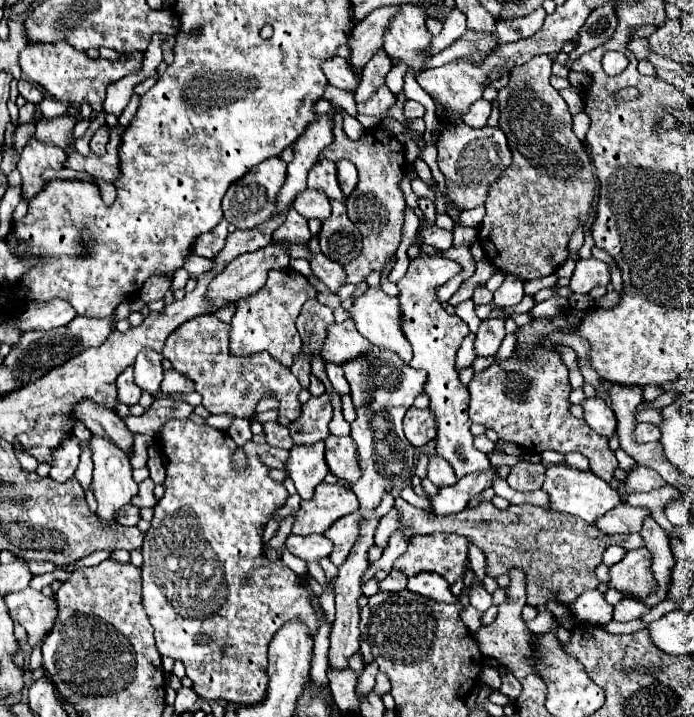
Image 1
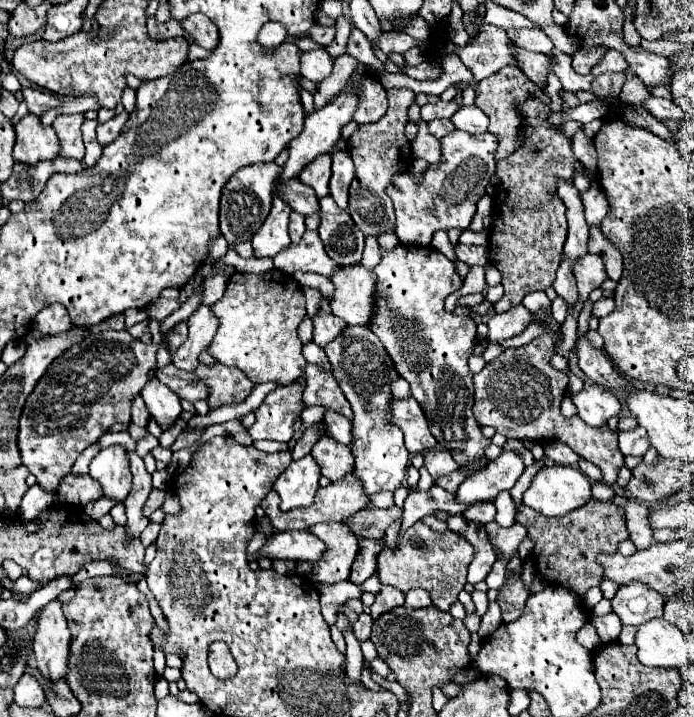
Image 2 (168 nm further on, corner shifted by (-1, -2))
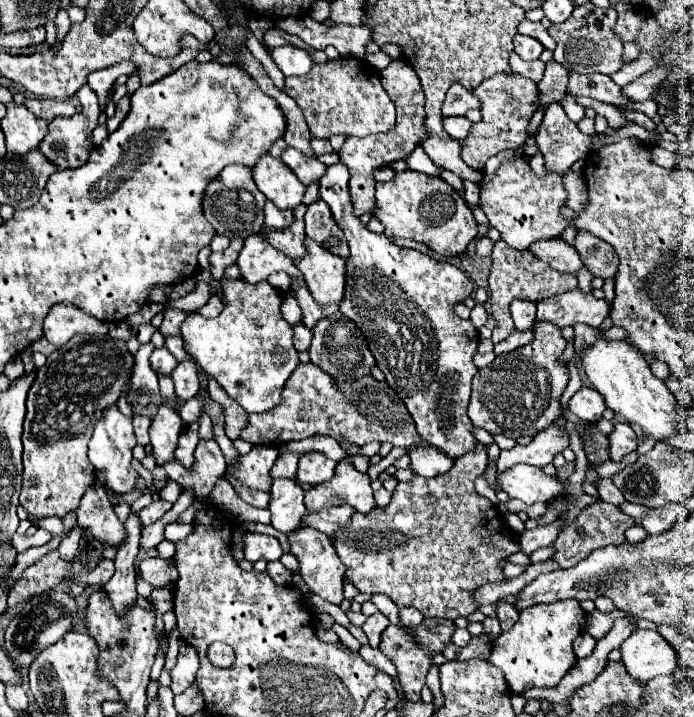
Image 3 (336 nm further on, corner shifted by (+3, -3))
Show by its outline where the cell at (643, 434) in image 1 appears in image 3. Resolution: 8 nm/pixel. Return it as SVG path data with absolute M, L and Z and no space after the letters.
M615 423L611 435L609 435L609 459L621 461L627 453L637 449L637 435L633 433L629 423Z

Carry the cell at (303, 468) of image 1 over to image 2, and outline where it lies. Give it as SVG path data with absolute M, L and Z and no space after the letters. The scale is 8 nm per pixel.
M311 454L303 456L301 460L293 460L291 466L281 472L273 484L273 490L281 498L281 510L287 512L297 506L313 504L313 496L319 488L321 468L311 458Z

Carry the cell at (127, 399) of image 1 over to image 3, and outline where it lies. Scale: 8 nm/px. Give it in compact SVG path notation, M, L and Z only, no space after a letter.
M133 417L133 425L135 425L135 435L137 435L137 443L147 447L149 445L149 419L145 417Z

